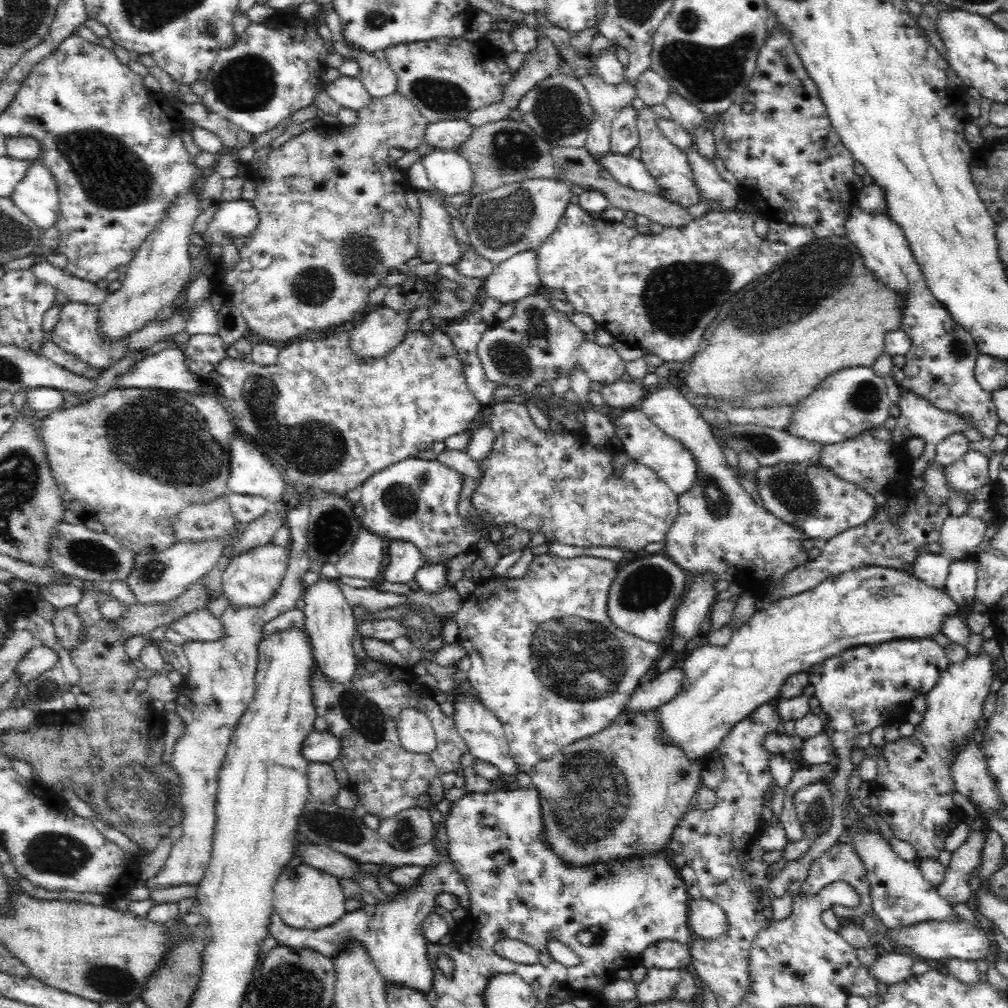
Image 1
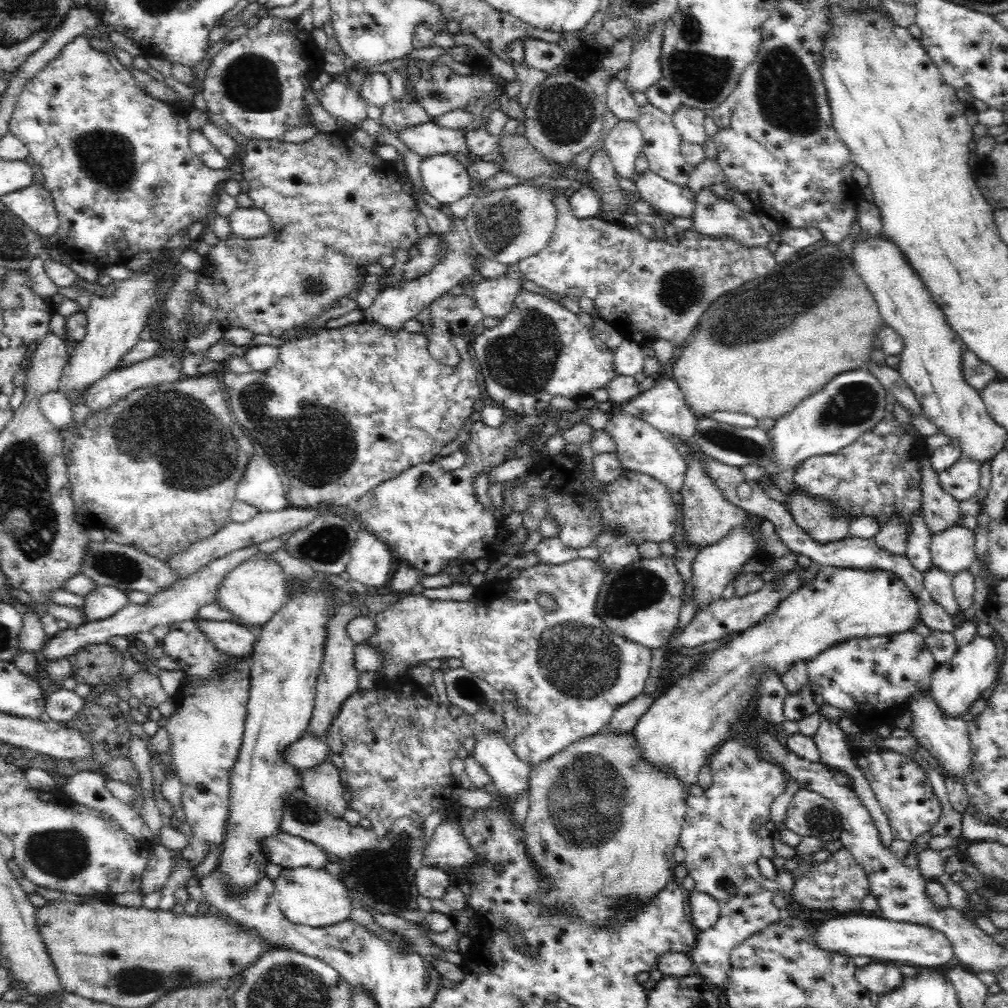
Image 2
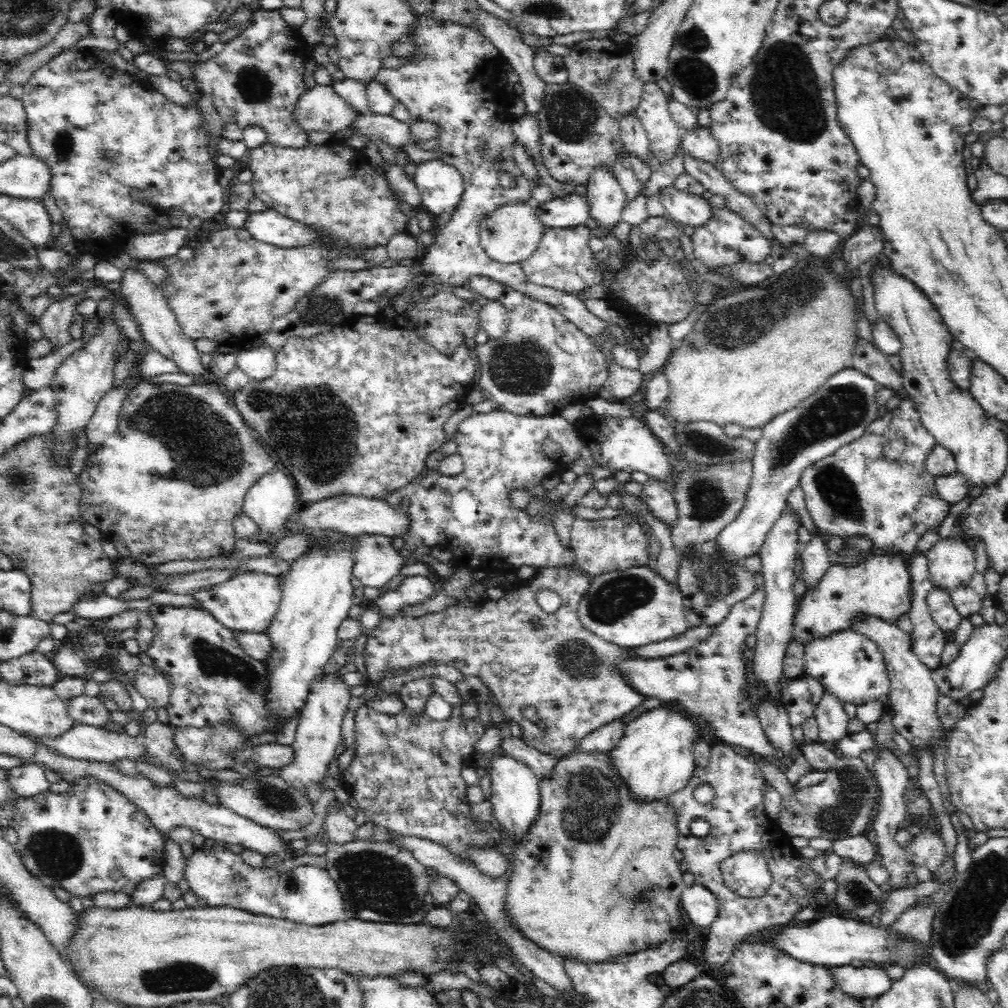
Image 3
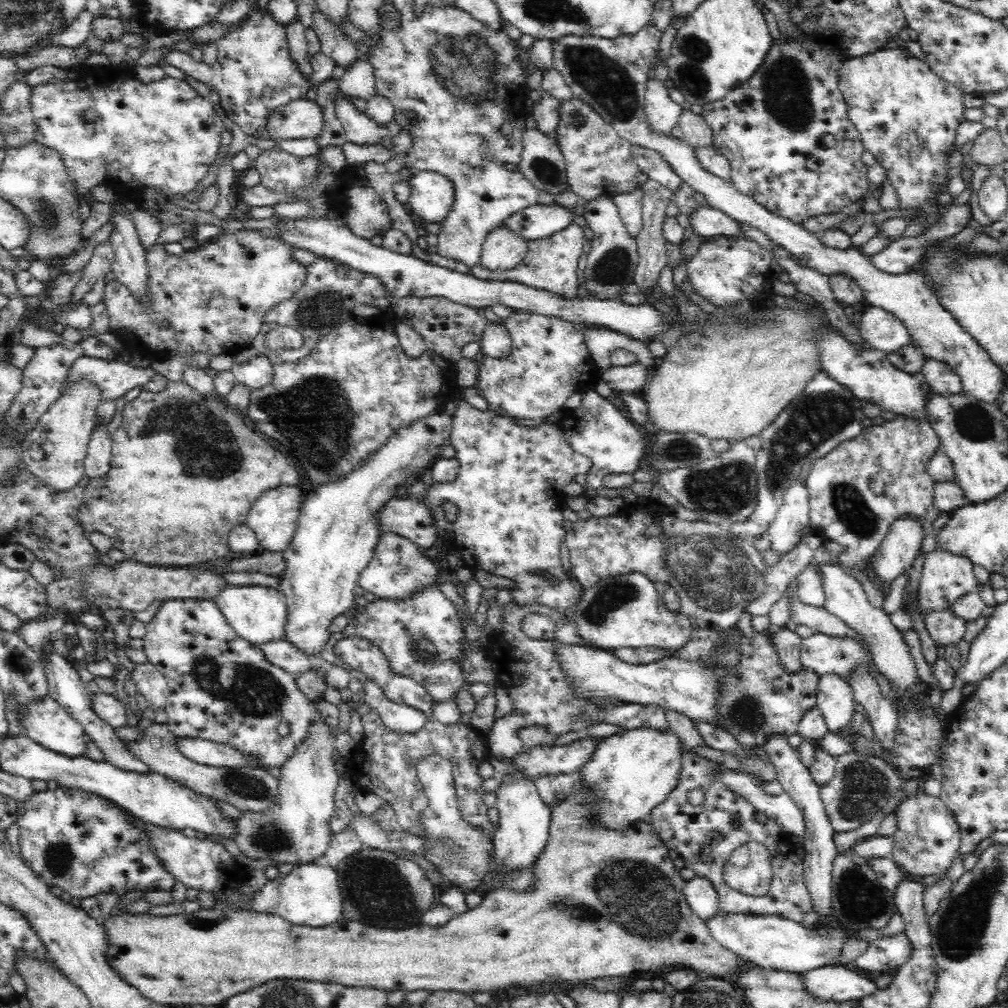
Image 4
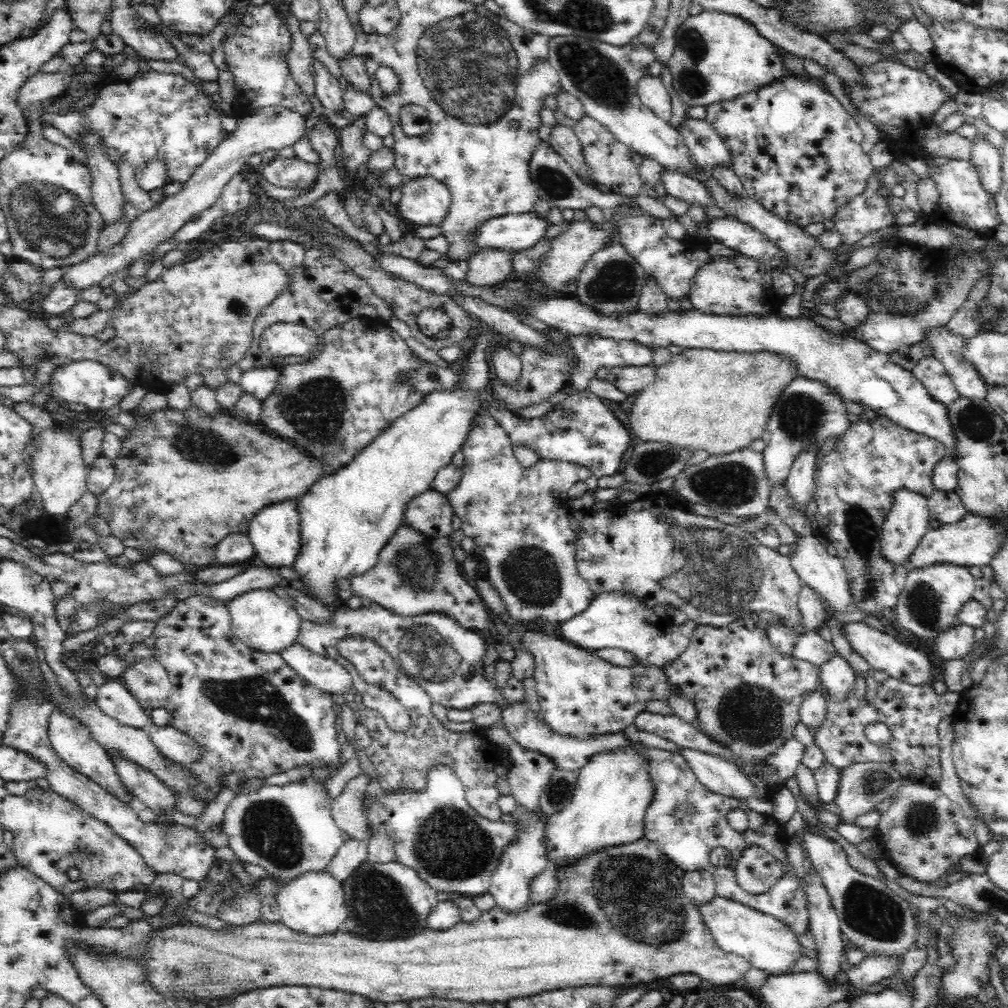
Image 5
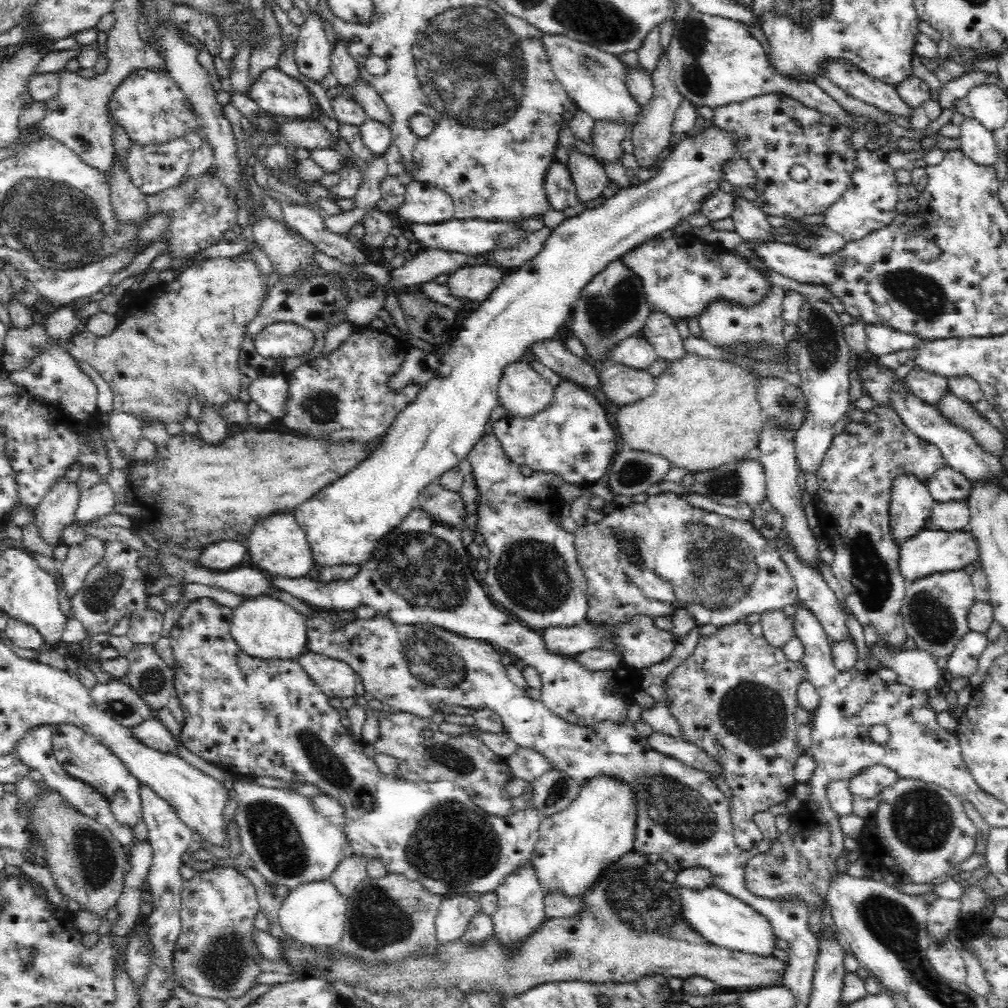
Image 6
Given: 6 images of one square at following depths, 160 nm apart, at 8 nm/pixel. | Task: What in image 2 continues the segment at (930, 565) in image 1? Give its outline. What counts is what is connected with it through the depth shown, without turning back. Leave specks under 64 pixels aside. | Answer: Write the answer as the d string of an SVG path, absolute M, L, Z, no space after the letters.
M934 564L923 573L924 585L936 602L936 605L943 608L946 615L956 616L959 612L956 598L953 596L953 587L951 586L952 577L938 571Z

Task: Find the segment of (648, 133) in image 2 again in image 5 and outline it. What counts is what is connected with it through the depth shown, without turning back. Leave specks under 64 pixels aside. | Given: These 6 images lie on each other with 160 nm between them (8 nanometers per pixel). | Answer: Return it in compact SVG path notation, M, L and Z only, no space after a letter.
M644 75L638 80L637 88L642 105L669 123L672 120L672 102L660 76Z

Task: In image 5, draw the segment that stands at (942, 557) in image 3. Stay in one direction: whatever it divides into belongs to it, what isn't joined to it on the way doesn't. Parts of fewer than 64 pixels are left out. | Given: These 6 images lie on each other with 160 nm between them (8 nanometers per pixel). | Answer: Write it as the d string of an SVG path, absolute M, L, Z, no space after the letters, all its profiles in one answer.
M931 565L923 570L908 573L904 591L899 595L896 608L896 625L906 633L926 640L938 639L959 625L960 610L973 598L975 578L965 567Z

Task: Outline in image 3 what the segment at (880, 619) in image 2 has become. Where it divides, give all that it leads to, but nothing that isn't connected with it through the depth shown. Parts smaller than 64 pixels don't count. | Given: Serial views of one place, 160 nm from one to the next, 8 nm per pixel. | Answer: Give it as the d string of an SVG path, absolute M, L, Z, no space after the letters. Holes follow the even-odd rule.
M899 550L894 552L874 552L864 562L856 567L844 567L832 564L822 578L821 584L812 592L805 593L795 605L797 614L795 615L792 639L798 639L806 644L812 638L826 638L834 632L848 630L852 621L850 618L856 614L870 614L871 616L881 616L883 620L897 624L897 620L902 615L908 615L911 607L912 586L911 574L909 573L908 555ZM662 705L626 724L622 738L605 752L605 758L626 785L631 800L637 804L660 802L688 784L697 766L692 747L698 735L701 735L700 730L682 712Z

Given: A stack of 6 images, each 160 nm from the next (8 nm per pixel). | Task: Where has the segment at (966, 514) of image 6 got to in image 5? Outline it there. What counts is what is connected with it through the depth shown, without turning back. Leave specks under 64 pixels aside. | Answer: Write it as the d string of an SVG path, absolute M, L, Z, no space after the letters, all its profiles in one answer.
M934 491L928 496L927 507L932 517L941 524L956 524L968 514L961 498L954 491Z

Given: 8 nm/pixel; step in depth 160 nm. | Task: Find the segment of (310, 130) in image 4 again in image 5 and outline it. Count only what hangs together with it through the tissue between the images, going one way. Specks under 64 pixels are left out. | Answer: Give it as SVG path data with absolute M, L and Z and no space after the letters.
M282 106L256 108L251 110L248 116L238 119L238 127L234 132L226 133L221 144L210 154L205 161L183 183L183 188L176 195L167 195L165 200L158 203L156 208L146 210L132 222L128 232L122 240L112 249L98 251L94 256L80 262L80 264L65 267L66 272L60 279L68 288L88 290L92 286L100 286L104 278L110 274L120 272L122 268L129 268L140 260L142 256L151 254L160 244L168 240L177 230L180 230L190 218L198 212L210 208L218 198L224 186L237 173L246 168L246 161L254 154L261 154L266 150L279 151L282 148L291 147L305 135L306 118L292 113Z

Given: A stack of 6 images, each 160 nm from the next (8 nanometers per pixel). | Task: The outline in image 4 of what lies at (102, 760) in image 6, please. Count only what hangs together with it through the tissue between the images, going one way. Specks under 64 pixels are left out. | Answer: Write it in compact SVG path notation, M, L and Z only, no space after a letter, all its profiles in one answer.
M50 696L42 703L31 705L19 719L34 742L68 758L84 758L88 754L84 727Z

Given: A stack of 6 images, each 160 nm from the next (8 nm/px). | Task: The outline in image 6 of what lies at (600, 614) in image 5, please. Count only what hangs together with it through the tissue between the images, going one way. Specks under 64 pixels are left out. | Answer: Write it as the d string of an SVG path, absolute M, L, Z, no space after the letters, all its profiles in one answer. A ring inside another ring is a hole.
M637 617L613 634L612 641L622 647L622 662L629 668L639 671L670 661L675 655L675 636L671 631L660 630L650 617ZM584 622L572 629L550 628L541 632L540 636L542 636L543 648L548 654L574 657L588 649L594 649L595 644L604 638L606 633Z

